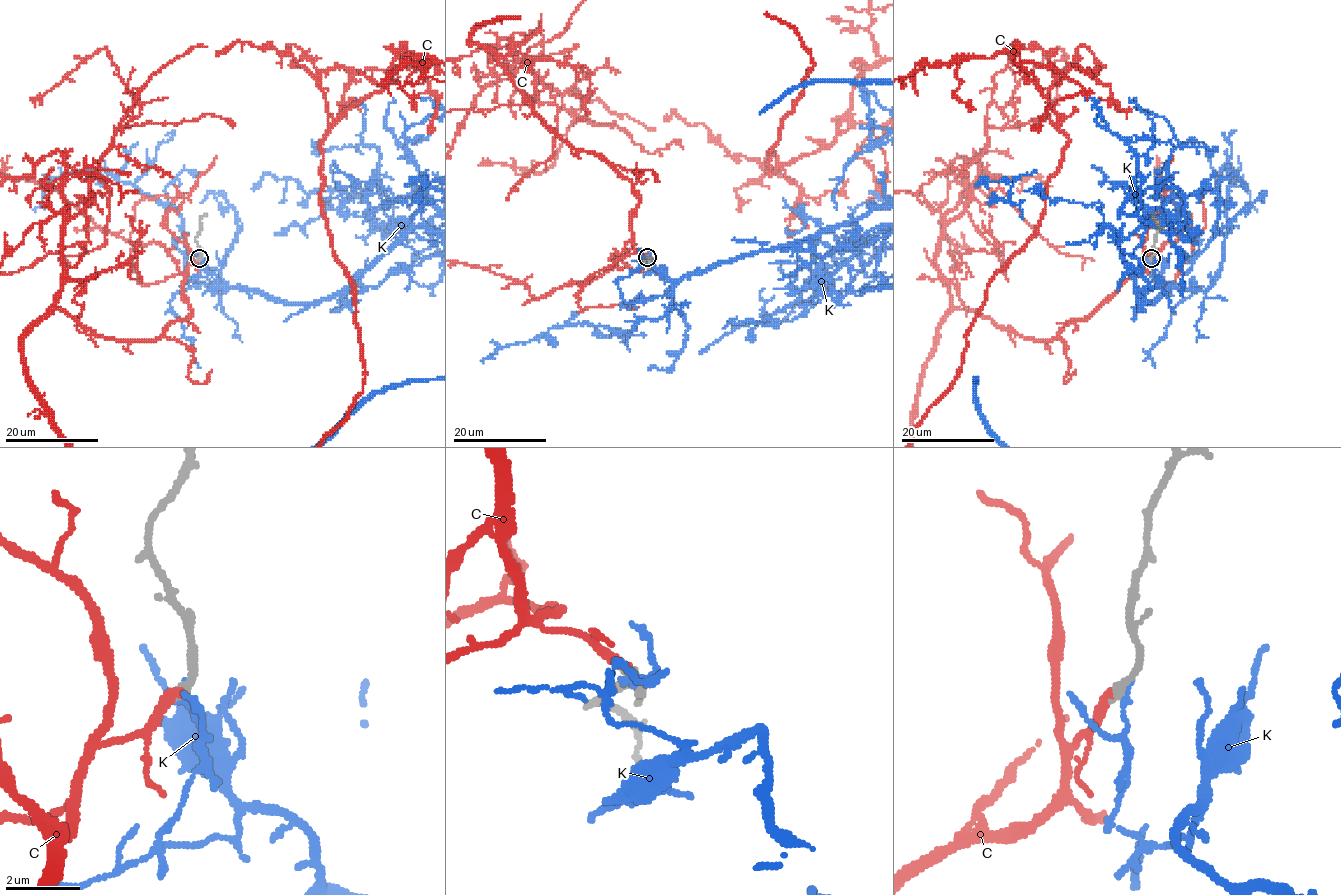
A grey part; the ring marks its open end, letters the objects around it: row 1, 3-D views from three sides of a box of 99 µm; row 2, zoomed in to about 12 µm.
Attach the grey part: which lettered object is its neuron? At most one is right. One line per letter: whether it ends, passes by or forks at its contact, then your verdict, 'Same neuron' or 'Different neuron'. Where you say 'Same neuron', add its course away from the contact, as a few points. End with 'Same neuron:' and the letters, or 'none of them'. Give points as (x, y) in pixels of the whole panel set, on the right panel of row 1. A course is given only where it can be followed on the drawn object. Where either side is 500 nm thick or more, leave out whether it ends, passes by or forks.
C: It ends there. Same neuron
K: It ends there. Different neuron
Same neuron: C

